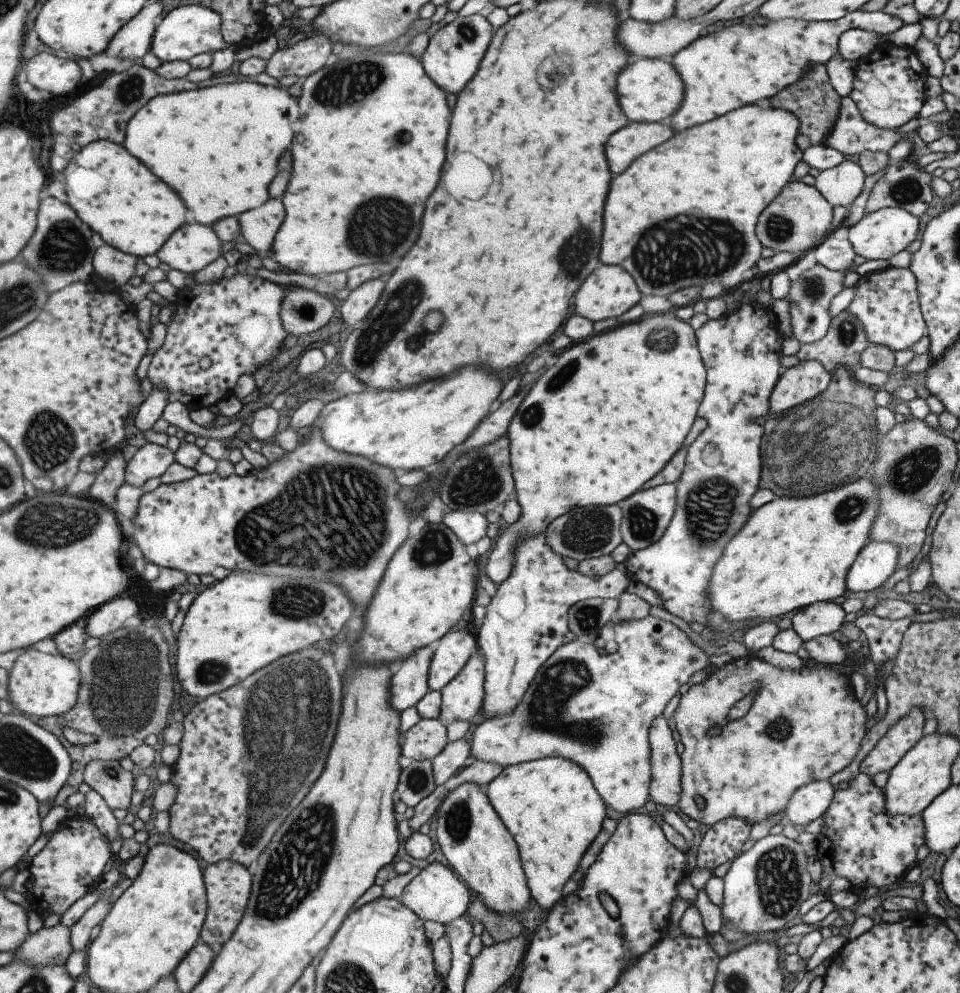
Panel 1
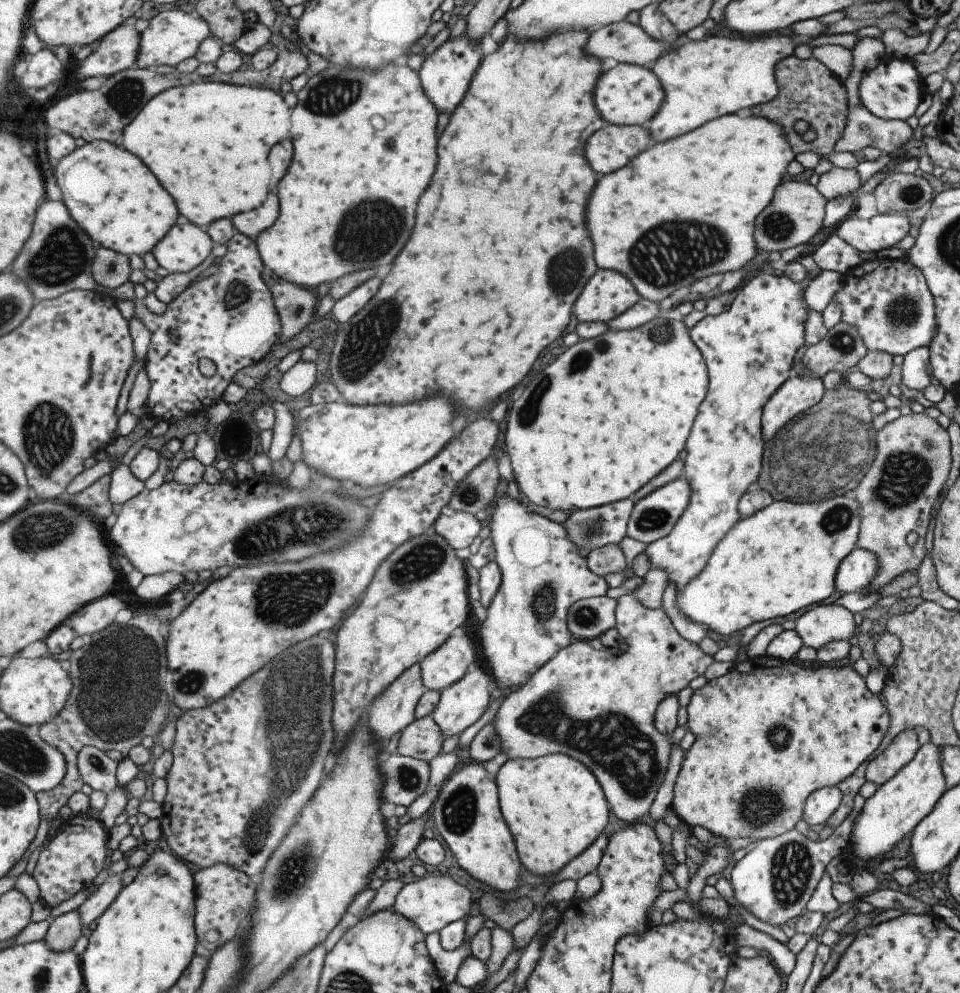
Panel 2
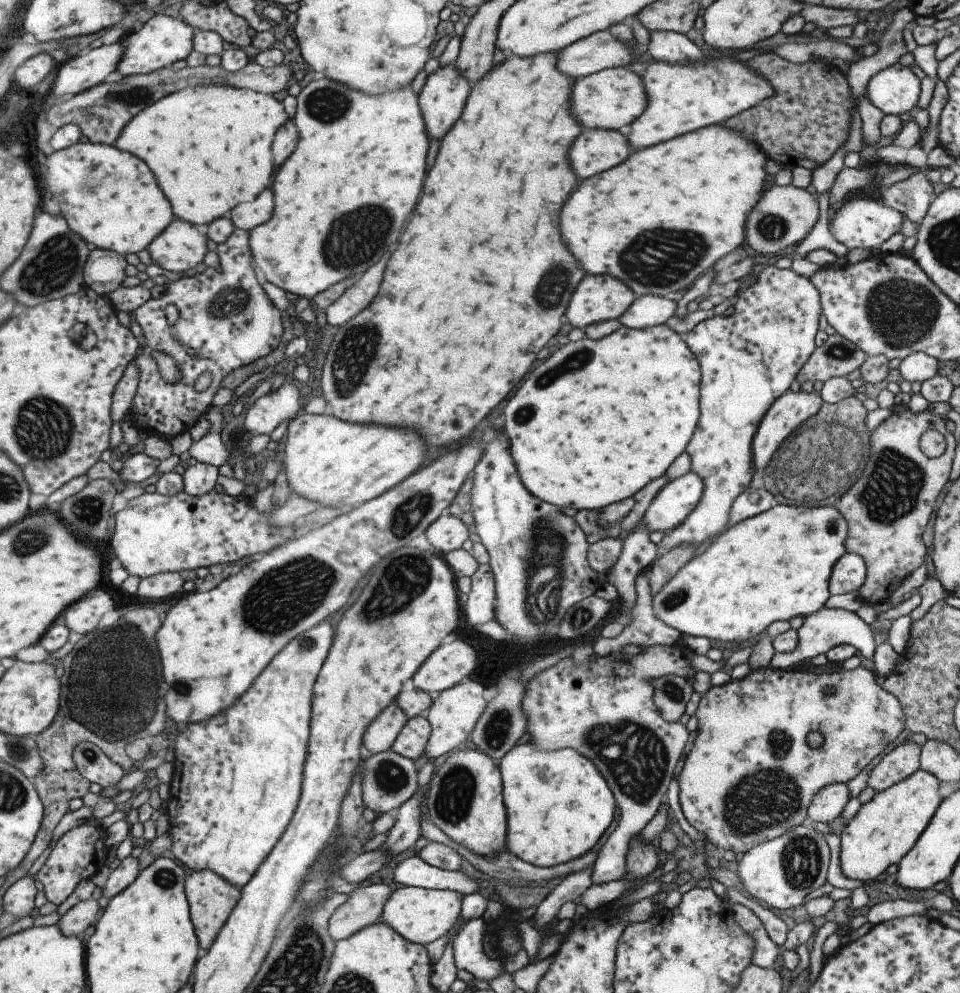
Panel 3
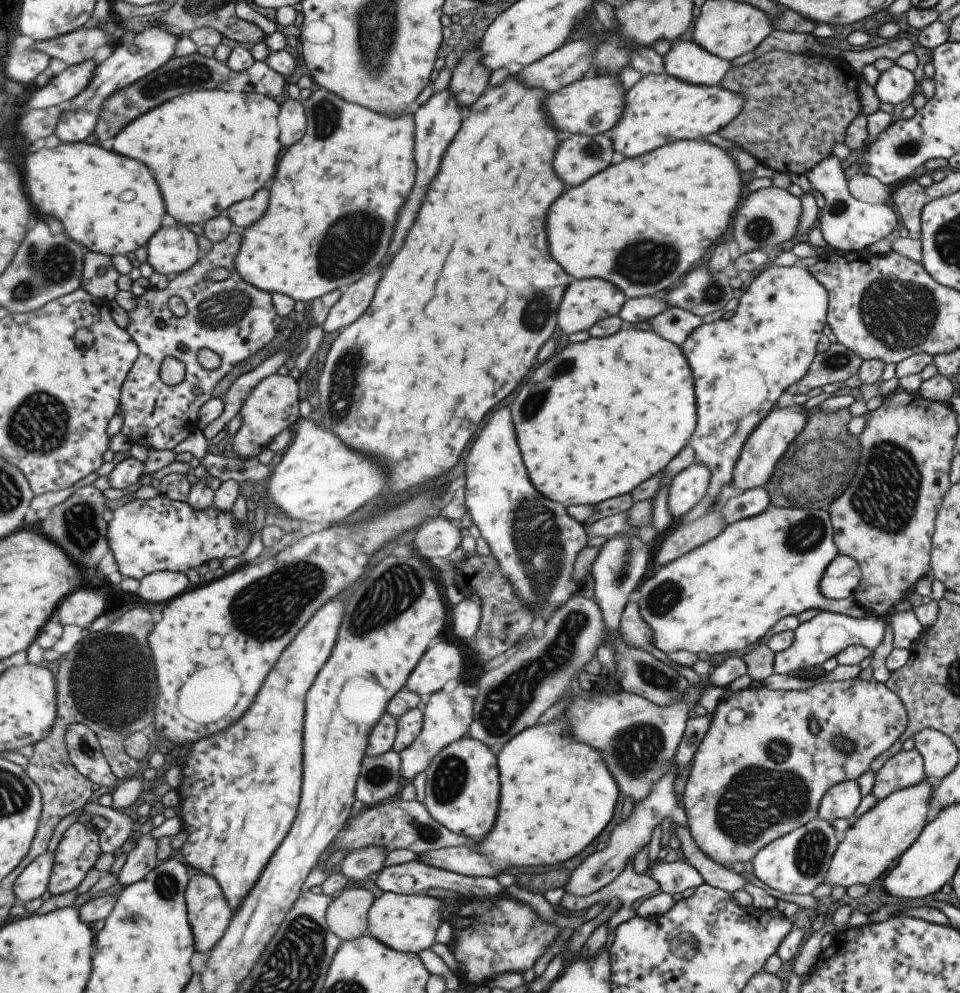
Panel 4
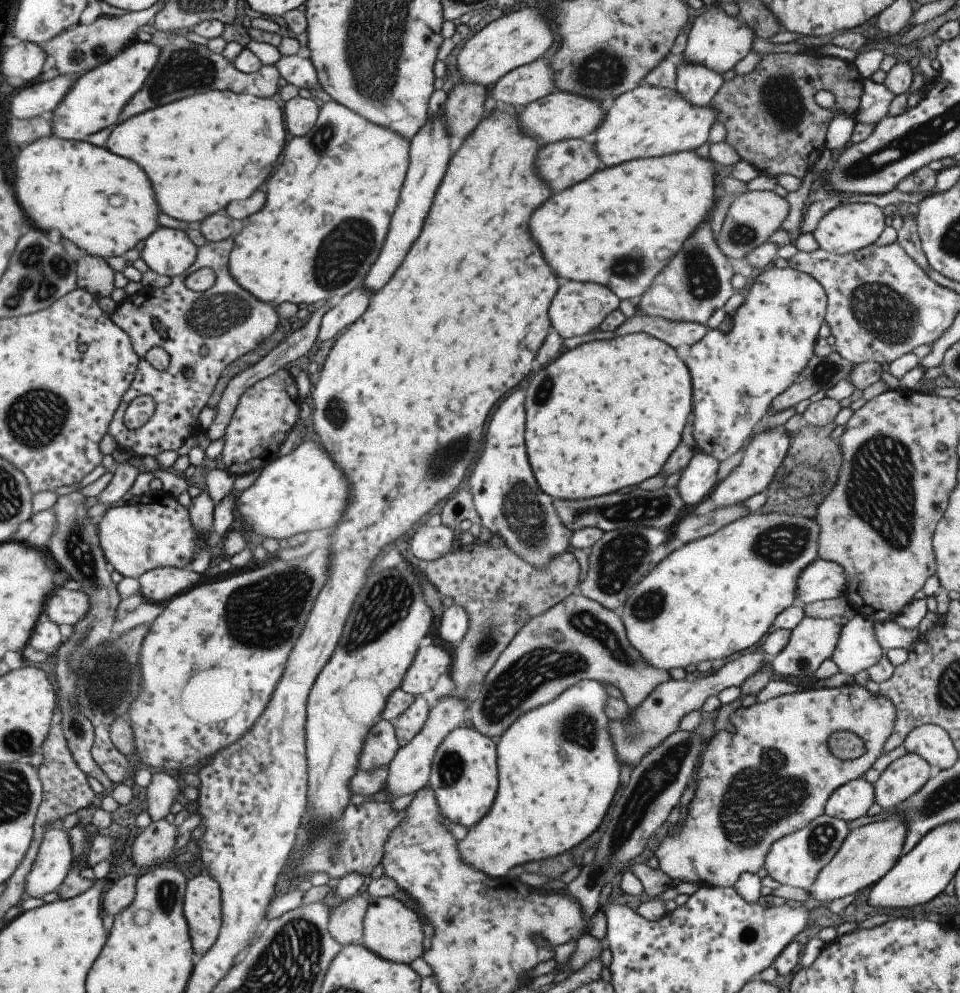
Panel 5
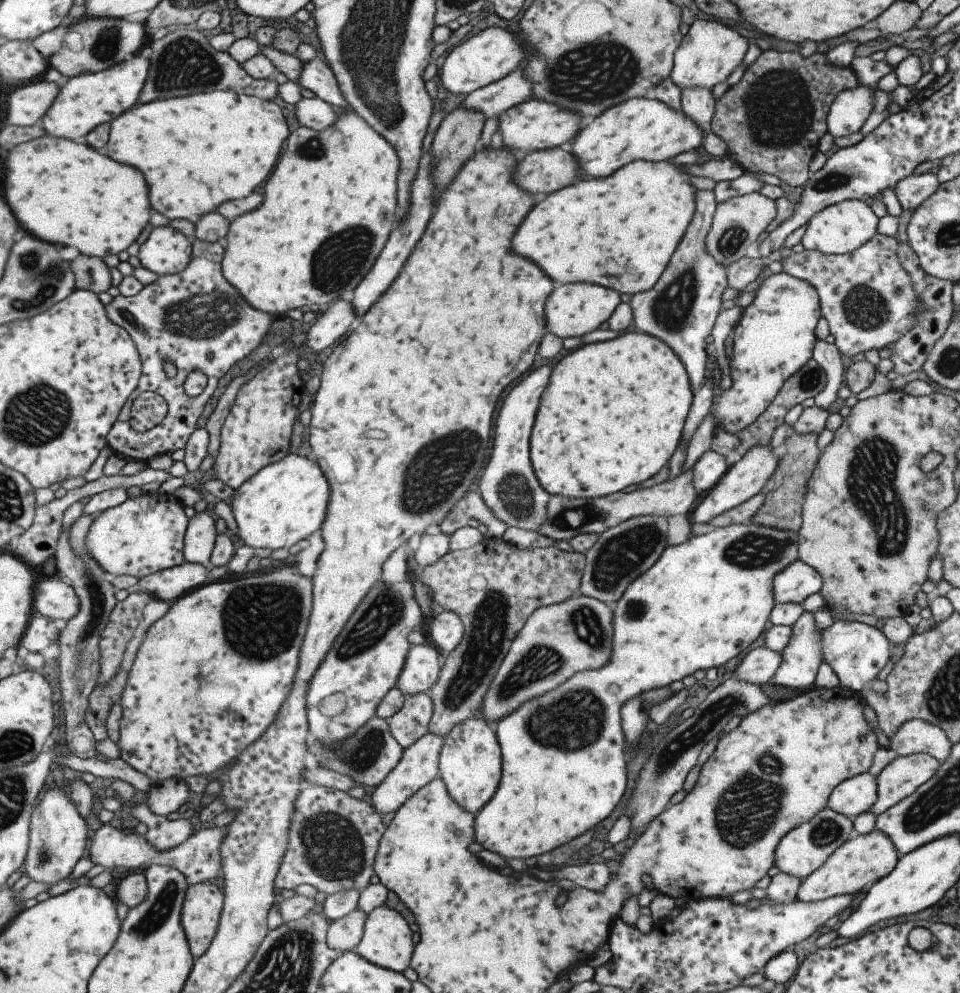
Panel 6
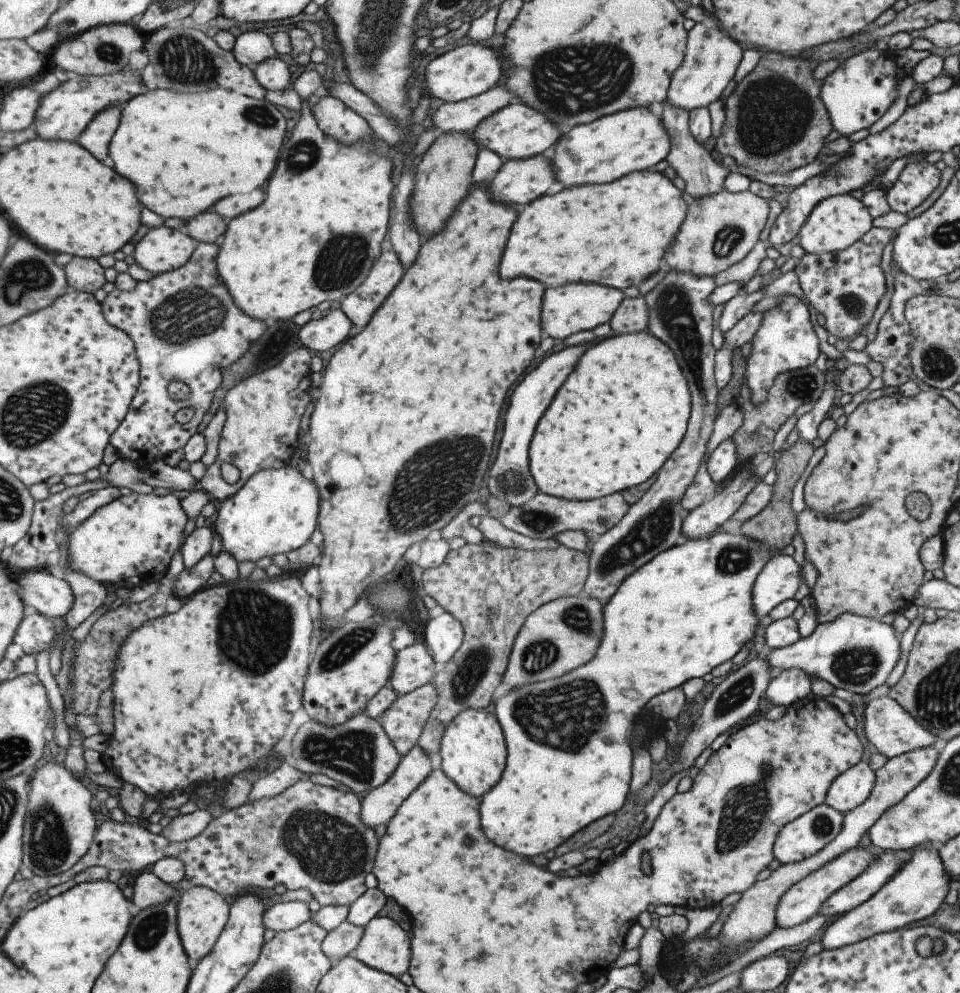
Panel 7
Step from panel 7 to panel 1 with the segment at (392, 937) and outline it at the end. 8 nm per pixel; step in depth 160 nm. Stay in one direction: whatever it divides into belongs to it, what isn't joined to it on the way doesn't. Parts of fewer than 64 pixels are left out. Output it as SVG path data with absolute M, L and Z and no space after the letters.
M431 862L420 870L405 886L399 902L422 921L431 921L443 926L463 916L470 904L468 889L441 862Z

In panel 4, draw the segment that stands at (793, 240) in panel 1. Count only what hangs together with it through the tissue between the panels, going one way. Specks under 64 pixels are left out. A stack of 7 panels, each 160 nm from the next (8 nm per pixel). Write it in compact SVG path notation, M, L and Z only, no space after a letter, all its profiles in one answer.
M766 187L745 196L741 206L735 210L733 221L733 241L738 244L741 254L755 251L769 245L778 248L781 242L787 242L798 230L799 217L802 211L801 198L793 196L786 189Z

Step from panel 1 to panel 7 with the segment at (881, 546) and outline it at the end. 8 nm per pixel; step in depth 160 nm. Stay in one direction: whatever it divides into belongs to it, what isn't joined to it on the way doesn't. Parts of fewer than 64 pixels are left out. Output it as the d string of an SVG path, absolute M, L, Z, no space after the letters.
M771 557L756 576L752 586L752 605L758 622L780 602L793 599L801 584L801 567L792 557Z

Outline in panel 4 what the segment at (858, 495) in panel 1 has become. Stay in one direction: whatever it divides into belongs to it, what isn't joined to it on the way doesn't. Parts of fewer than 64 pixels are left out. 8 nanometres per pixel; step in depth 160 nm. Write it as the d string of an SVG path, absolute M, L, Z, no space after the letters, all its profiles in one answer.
M769 506L761 514L738 520L723 527L717 536L705 542L701 546L694 548L691 552L660 566L657 570L650 571L649 575L639 586L634 595L638 604L638 611L642 621L645 621L652 632L652 643L655 648L661 652L675 652L676 650L688 650L693 654L697 652L707 652L707 654L721 654L721 652L741 652L749 644L755 644L761 640L767 630L771 628L780 618L794 616L796 617L803 611L817 609L818 611L827 611L830 613L844 614L848 617L863 617L864 610L853 601L852 598L831 600L825 598L819 590L819 581L827 565L838 555L835 543L832 539L832 524L830 516L826 509L805 509L801 507L773 507Z

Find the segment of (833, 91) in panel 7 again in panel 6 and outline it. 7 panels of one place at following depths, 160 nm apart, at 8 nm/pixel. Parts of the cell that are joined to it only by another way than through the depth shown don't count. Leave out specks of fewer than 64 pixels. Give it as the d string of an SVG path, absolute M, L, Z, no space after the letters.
M857 84L855 88L837 94L831 101L826 114L826 132L833 138L839 138L859 131L865 122L865 117L871 112L872 102L874 101L872 98L873 91L870 87Z

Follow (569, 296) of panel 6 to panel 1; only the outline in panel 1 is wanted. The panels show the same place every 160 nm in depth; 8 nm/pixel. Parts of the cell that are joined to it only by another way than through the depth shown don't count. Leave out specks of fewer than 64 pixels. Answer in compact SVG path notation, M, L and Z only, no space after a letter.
M601 265L595 268L581 282L581 286L575 292L573 298L573 312L590 322L597 322L609 318L618 318L627 310L638 304L642 295L635 288L635 282L627 275L627 272L617 265Z

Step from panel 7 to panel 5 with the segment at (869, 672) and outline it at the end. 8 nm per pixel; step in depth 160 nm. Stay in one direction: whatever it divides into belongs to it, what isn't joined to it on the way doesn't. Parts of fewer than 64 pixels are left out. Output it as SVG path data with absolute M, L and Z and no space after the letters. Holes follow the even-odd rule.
M855 614L841 627L840 637L830 656L839 671L853 677L859 670L875 664L883 654L874 637L872 623L869 618ZM761 652L740 656L736 660L729 660L718 670L712 670L692 682L685 679L665 681L656 686L642 701L638 707L629 709L625 720L608 720L606 731L614 746L617 762L621 767L632 768L639 764L651 749L654 749L666 736L679 730L679 720L691 710L700 710L701 705L709 696L717 695L723 688L739 686L753 671L764 667L766 654Z

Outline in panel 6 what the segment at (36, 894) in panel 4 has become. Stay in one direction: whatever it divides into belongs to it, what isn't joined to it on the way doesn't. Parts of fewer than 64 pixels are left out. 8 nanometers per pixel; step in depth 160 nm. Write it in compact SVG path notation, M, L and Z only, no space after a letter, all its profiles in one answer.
M51 785L45 788L32 816L30 847L23 870L32 880L53 885L72 876L80 860L89 852L93 833L87 828L87 822L81 818L71 798Z

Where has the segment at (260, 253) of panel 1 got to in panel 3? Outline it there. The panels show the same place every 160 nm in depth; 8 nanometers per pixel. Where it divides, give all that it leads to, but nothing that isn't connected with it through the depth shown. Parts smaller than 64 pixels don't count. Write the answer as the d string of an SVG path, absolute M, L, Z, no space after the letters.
M264 188L257 200L236 206L229 217L236 228L251 232L272 218L271 210L275 210L275 196Z

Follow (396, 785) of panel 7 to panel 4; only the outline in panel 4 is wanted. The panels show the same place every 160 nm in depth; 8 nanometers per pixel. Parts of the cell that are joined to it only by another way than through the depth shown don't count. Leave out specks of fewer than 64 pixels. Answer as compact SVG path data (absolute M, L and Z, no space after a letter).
M441 689L431 693L422 712L422 725L415 740L398 752L400 758L400 775L403 780L411 780L414 776L425 771L433 756L442 748L453 741L466 736L467 729L472 721L474 698L456 689L451 692L443 692Z

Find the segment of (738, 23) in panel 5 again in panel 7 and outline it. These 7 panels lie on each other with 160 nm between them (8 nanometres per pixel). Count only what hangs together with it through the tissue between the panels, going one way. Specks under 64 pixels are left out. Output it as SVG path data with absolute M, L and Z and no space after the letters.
M695 23L686 32L684 55L679 67L673 72L666 92L666 101L683 111L706 107L720 98L725 85L733 78L733 72L741 60L741 48L727 33L715 28L707 28Z

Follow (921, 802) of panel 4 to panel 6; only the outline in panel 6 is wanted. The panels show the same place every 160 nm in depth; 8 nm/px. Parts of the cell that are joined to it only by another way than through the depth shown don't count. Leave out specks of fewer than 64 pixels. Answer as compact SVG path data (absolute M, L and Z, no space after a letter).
M877 829L865 834L854 834L839 848L836 848L819 868L806 876L796 889L795 899L803 902L817 902L829 897L855 895L876 880L887 876L897 862L897 849L893 843Z

